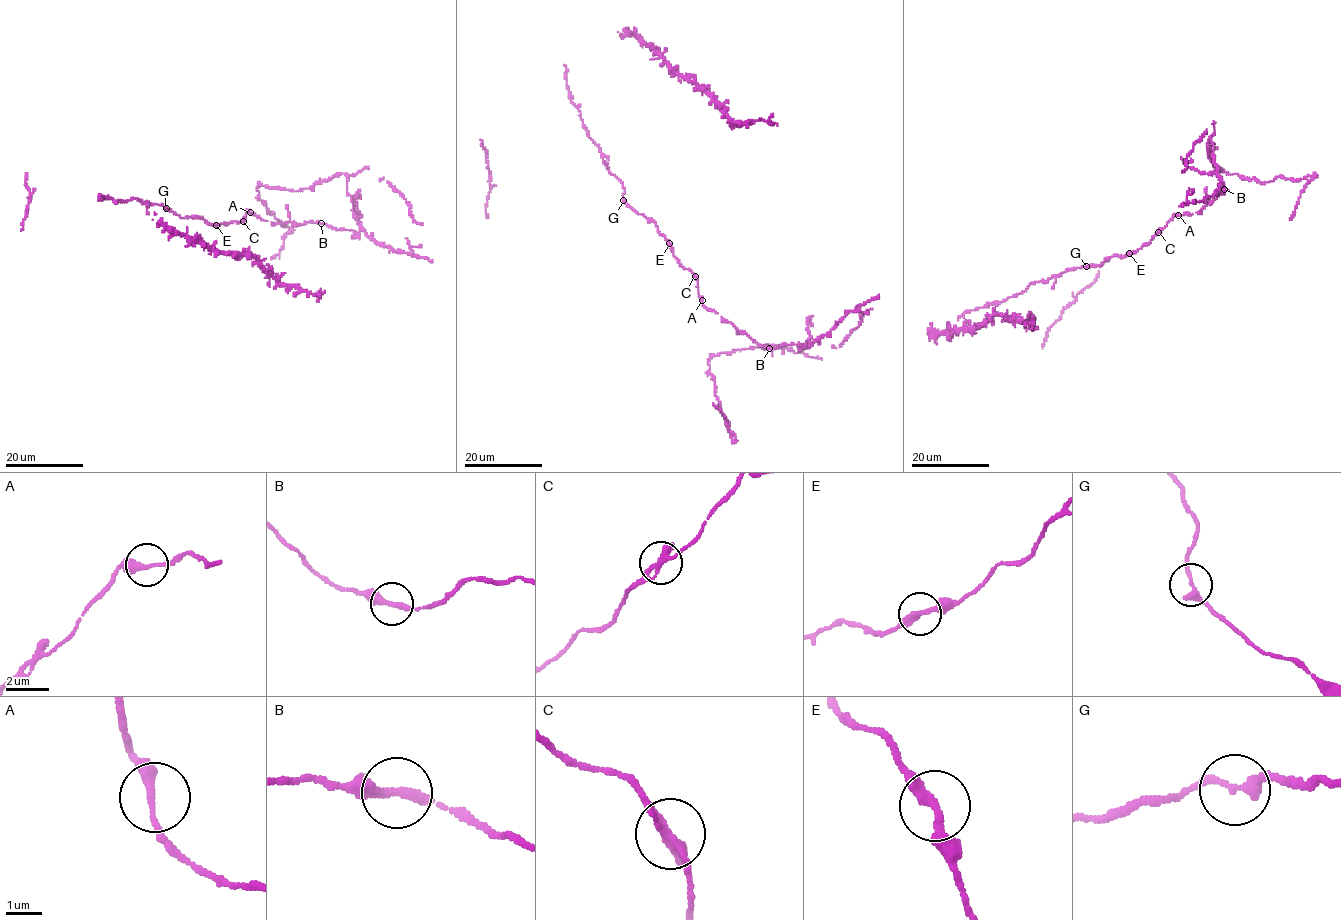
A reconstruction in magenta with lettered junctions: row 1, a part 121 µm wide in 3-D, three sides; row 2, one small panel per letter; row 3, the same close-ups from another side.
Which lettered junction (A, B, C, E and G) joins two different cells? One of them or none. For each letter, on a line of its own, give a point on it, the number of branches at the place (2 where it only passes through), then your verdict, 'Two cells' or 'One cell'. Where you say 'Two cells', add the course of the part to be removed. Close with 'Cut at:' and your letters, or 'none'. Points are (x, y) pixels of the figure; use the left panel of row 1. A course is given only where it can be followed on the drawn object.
A: Place: (250, 212). Branches: 2. One cell
B: Place: (321, 223). Branches: 2. Two cells. Course of the part to remove: (321, 223), (360, 231), (342, 173), (298, 191), (258, 186), (268, 214), (292, 231), (270, 259)
C: Place: (243, 221). Branches: 2. One cell
E: Place: (216, 225). Branches: 2. One cell
G: Place: (166, 208). Branches: 2. One cell
Cut at: B

